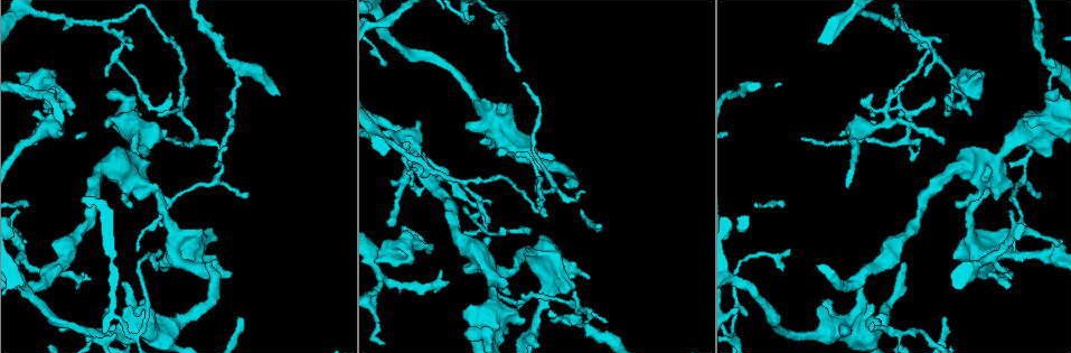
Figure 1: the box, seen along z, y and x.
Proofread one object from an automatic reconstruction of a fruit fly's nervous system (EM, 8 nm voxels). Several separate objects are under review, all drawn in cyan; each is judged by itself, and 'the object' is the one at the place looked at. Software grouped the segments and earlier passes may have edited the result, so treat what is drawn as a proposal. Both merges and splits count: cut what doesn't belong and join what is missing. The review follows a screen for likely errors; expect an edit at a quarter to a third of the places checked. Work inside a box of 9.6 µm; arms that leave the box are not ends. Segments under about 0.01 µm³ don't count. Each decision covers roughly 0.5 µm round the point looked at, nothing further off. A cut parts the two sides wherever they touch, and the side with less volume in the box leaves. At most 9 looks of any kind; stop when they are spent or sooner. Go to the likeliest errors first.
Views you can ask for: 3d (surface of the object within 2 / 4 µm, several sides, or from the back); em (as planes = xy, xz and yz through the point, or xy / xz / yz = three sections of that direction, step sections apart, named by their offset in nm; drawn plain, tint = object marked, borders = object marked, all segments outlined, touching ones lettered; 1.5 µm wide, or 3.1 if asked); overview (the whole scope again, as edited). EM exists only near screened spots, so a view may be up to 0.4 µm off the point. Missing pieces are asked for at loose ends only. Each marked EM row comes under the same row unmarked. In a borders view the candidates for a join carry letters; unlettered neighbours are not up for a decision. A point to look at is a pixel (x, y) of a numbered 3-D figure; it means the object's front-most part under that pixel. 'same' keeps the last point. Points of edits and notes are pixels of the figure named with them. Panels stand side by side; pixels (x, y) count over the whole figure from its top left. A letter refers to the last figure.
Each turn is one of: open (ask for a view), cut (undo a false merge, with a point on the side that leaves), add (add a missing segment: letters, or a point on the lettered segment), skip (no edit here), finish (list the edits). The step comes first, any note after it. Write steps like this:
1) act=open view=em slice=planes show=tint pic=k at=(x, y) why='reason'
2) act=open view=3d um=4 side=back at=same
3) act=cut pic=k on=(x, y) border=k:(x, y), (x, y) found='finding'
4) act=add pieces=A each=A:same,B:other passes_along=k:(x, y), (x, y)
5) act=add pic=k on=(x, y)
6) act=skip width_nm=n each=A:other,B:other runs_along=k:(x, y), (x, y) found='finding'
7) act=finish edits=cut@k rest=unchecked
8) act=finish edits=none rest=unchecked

act=open view=em slice=planes show=borders pic=1 at=(424, 245) why='sudden change in width'

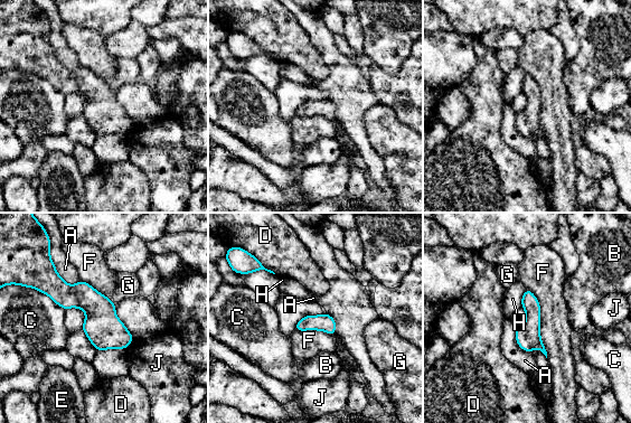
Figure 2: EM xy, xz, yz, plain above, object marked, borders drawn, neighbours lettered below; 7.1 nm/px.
act=skip each=A:other,B:other,C:other,D:other,E:other,F:other,G:other,H:other,J:other runs_along=2:(40, 285), (81, 295), (129, 339) found='continuous, no second neuron'

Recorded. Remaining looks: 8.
act=open view=3d um=2 pic=1 at=(738, 310) why='thin end'

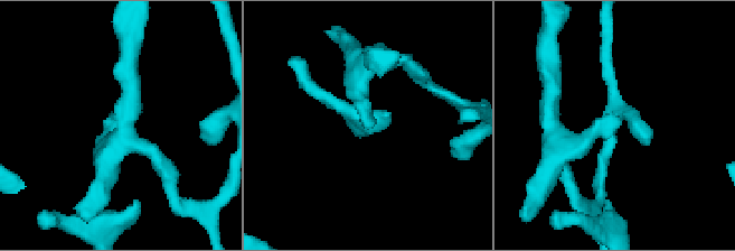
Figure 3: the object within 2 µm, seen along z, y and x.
act=open view=em slice=xz step=8 show=tint pic=3 at=(371, 128) why='need the tissue'

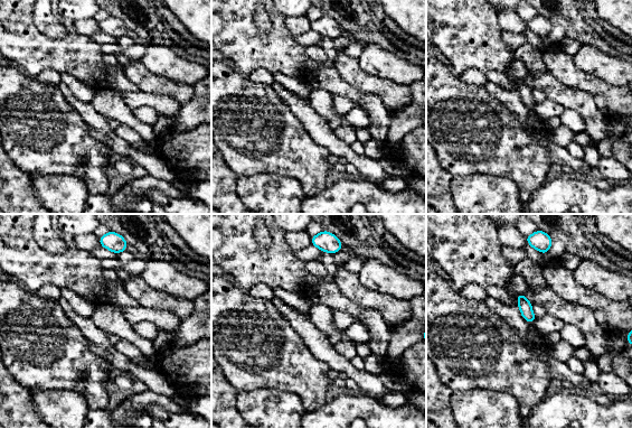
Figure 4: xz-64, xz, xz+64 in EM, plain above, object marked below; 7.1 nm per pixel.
act=open view=em slice=xz step=8 show=borders at=same

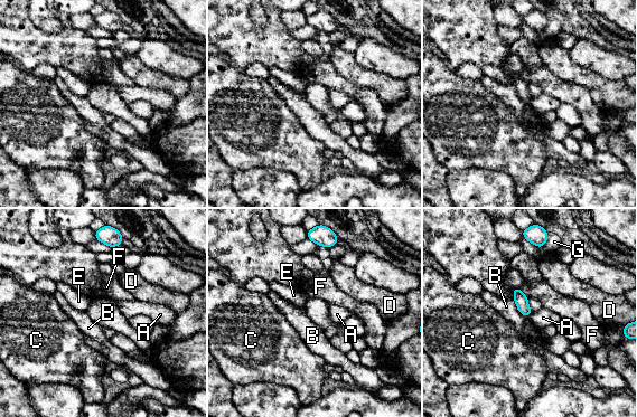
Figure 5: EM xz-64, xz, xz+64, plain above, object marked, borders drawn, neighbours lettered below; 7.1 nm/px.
act=skip each=A:other,B:other,C:other,D:other,E:other,F:other,G:other border=5:(532, 313), (527, 316) found='no lettered segment goes on from it'

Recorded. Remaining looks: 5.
act=open view=3d um=2 pic=1 at=(410, 152) why='free end'

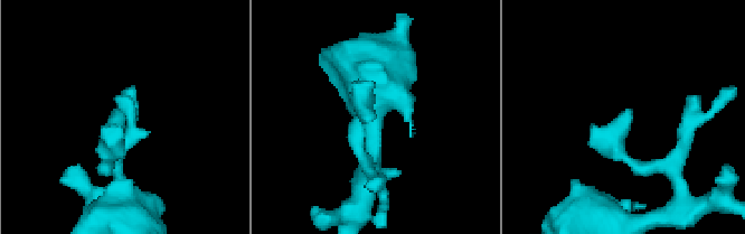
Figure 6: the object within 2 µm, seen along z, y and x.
act=open view=em slice=planes show=borders pic=6 at=(372, 116)

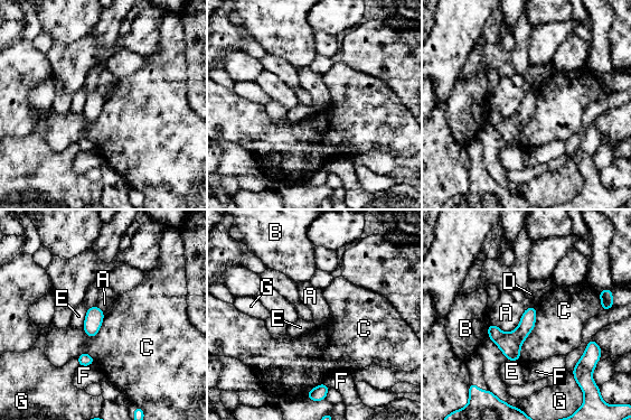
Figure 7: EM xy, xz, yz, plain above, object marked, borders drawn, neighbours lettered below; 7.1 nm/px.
act=skip each=A:other,B:other,C:other,D:other,E:other,F:other,G:other border=7:(536, 306), (535, 326), (518, 360) found='none of them fits'

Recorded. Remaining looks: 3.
act=open view=em slice=planes show=borders pic=1 at=(180, 47) why='abrupt turn'

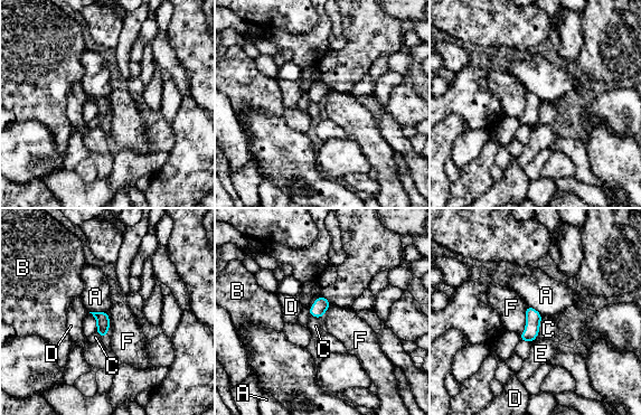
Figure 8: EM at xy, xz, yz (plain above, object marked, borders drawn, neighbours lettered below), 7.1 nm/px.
act=skip width_nm=100 each=A:other,B:other,C:other,D:other,E:other,F:other border=8:(527, 305), (526, 328), (521, 333) found='all the same neuron'

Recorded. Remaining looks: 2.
act=finish edits=none rest=unchecked

